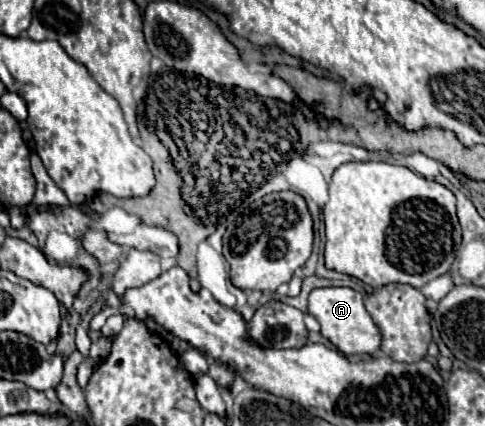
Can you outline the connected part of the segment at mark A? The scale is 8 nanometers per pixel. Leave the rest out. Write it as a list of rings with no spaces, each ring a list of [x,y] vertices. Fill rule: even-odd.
[[[319,287],[309,293],[309,313],[319,321],[321,335],[329,339],[343,355],[375,355],[381,345],[381,335],[363,305],[363,295],[351,287]]]

